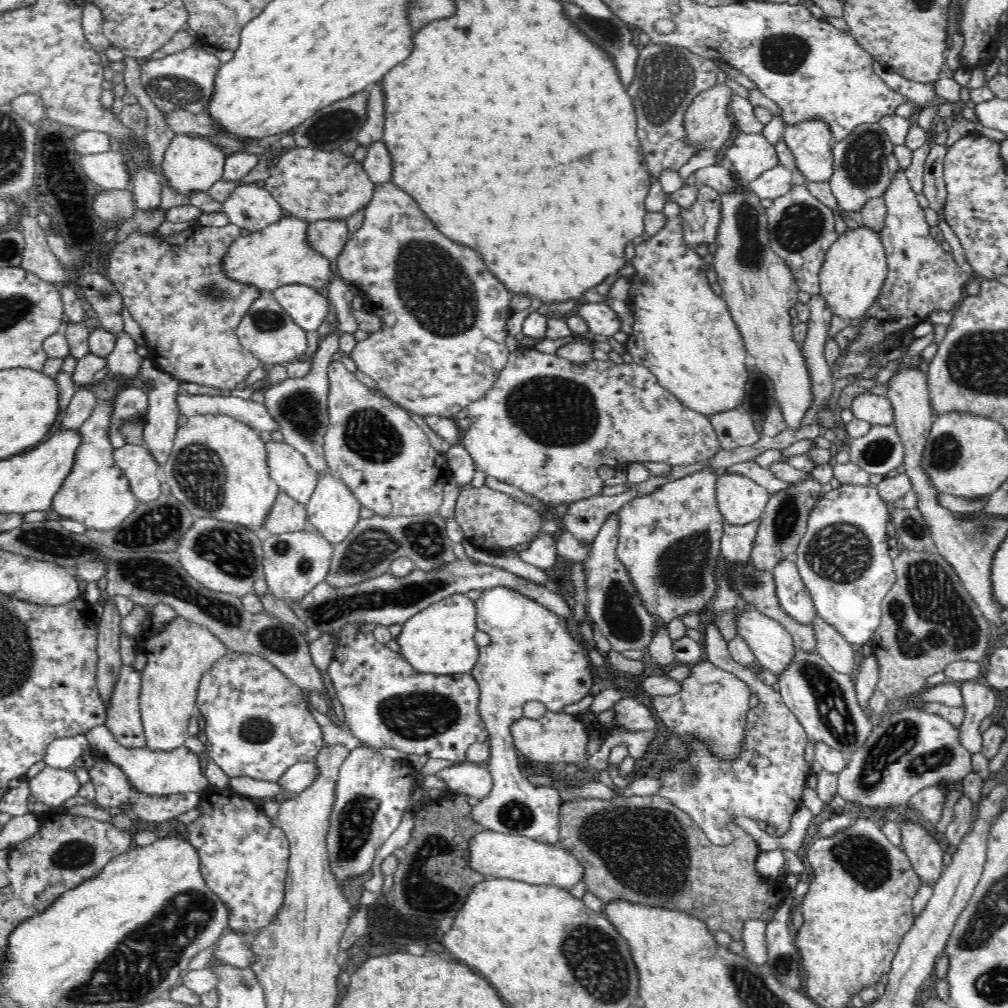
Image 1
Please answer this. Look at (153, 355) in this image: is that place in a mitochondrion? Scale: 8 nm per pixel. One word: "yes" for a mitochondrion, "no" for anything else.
no

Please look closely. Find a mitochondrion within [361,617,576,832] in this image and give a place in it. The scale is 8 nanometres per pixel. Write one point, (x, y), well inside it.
(416, 715)

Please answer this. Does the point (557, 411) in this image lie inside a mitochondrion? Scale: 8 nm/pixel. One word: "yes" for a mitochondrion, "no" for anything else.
yes

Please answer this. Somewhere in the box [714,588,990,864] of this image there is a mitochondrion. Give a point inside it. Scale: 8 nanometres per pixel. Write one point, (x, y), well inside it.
(902, 737)

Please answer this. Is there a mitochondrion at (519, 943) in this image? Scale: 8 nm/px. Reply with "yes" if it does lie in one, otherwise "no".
no

